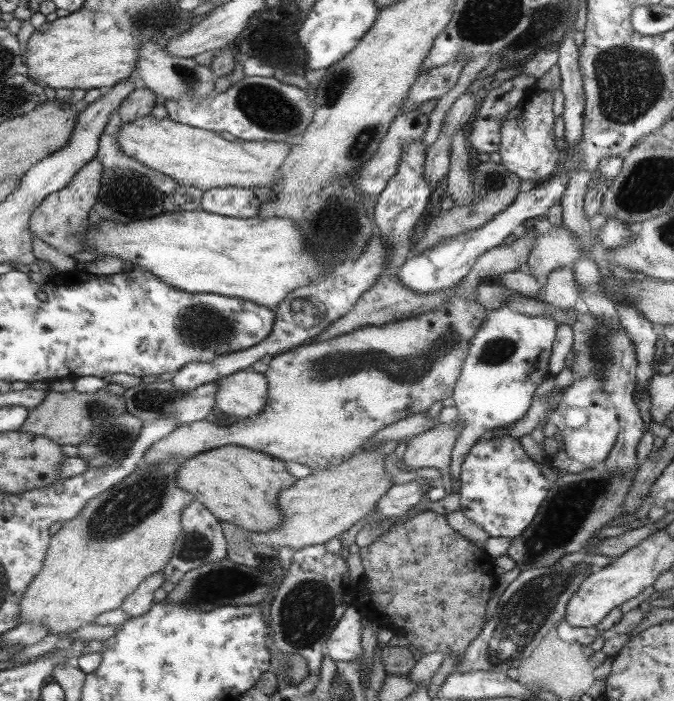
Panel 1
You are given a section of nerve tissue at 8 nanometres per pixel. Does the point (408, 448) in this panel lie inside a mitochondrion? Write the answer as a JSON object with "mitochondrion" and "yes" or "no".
{"mitochondrion":"no"}

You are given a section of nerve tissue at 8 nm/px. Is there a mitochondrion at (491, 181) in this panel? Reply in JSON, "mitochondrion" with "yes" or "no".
{"mitochondrion":"yes"}

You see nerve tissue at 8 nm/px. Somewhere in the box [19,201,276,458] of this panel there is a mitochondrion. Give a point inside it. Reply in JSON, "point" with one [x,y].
{"point":[202,326]}

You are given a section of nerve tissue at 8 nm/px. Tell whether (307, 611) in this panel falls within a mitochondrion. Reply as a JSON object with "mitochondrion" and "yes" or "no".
{"mitochondrion":"yes"}

